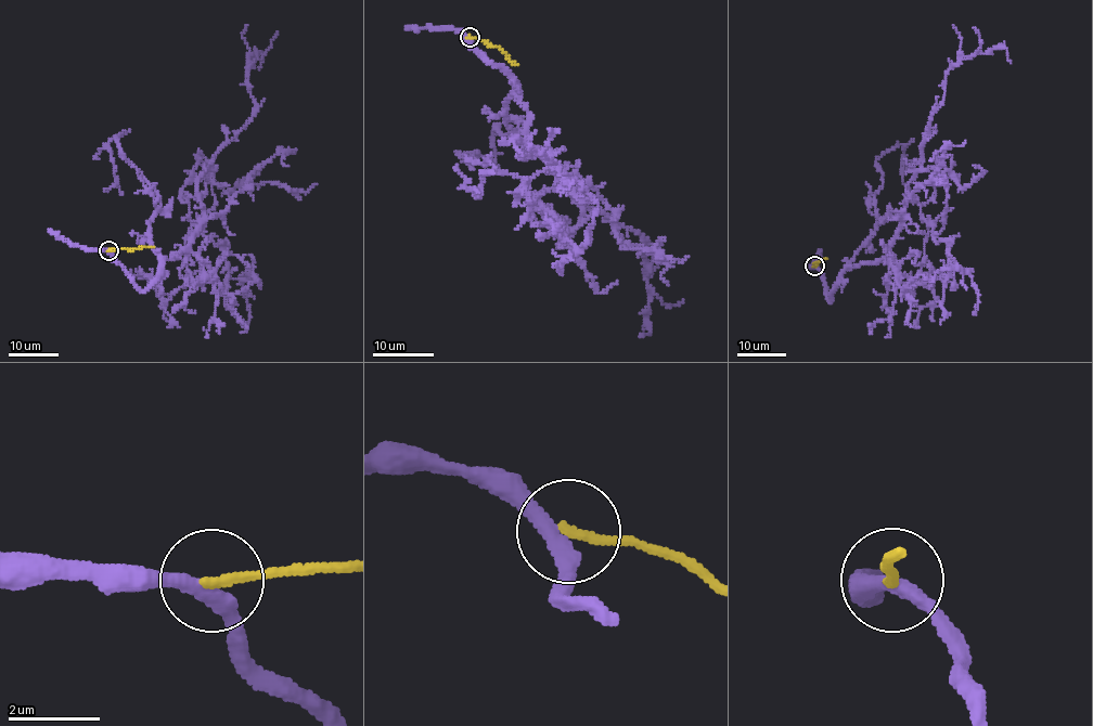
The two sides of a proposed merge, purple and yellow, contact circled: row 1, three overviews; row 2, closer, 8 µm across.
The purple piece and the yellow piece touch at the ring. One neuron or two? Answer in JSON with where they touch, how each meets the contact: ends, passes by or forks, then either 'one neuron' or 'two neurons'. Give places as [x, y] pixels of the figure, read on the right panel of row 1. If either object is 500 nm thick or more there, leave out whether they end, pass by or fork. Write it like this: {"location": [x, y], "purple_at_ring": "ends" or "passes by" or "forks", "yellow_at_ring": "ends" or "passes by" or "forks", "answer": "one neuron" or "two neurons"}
{"location": [814, 266], "purple_at_ring": "passes by", "yellow_at_ring": "ends", "answer": "two neurons"}

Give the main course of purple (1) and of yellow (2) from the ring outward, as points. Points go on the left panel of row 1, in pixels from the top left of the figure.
1: (108, 250), (143, 289), (179, 258), (204, 217), (197, 176), (256, 109), (256, 52), (259, 68)
2: (108, 250), (154, 247)

